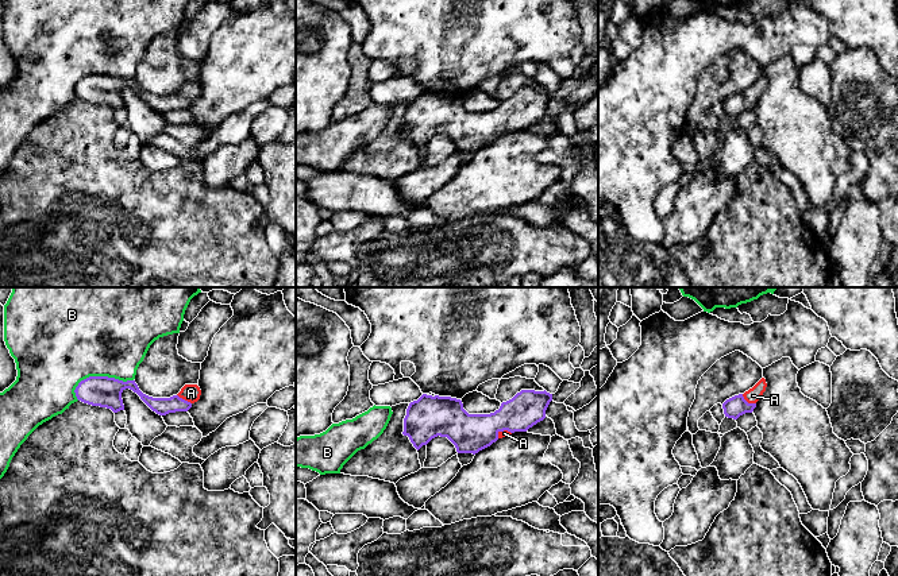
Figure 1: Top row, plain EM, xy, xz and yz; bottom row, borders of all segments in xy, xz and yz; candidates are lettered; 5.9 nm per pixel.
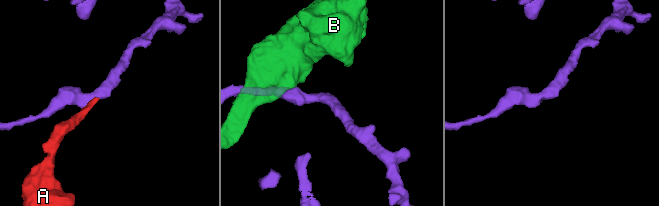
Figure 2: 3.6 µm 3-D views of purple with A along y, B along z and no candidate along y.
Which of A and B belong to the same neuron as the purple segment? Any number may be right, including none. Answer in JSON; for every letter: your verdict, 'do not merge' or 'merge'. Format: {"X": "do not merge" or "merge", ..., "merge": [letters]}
{"A": "merge", "B": "do not merge", "merge": ["A"]}

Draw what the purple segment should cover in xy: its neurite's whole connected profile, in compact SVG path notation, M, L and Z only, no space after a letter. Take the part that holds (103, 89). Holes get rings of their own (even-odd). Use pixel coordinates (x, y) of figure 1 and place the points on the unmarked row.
M89 74L78 81L74 90L78 98L111 107L113 111L124 108L122 90L130 86L157 112L166 113L176 109L188 109L200 97L197 82L185 82L177 93L170 96L153 96L143 92L135 78L119 78L108 74Z

